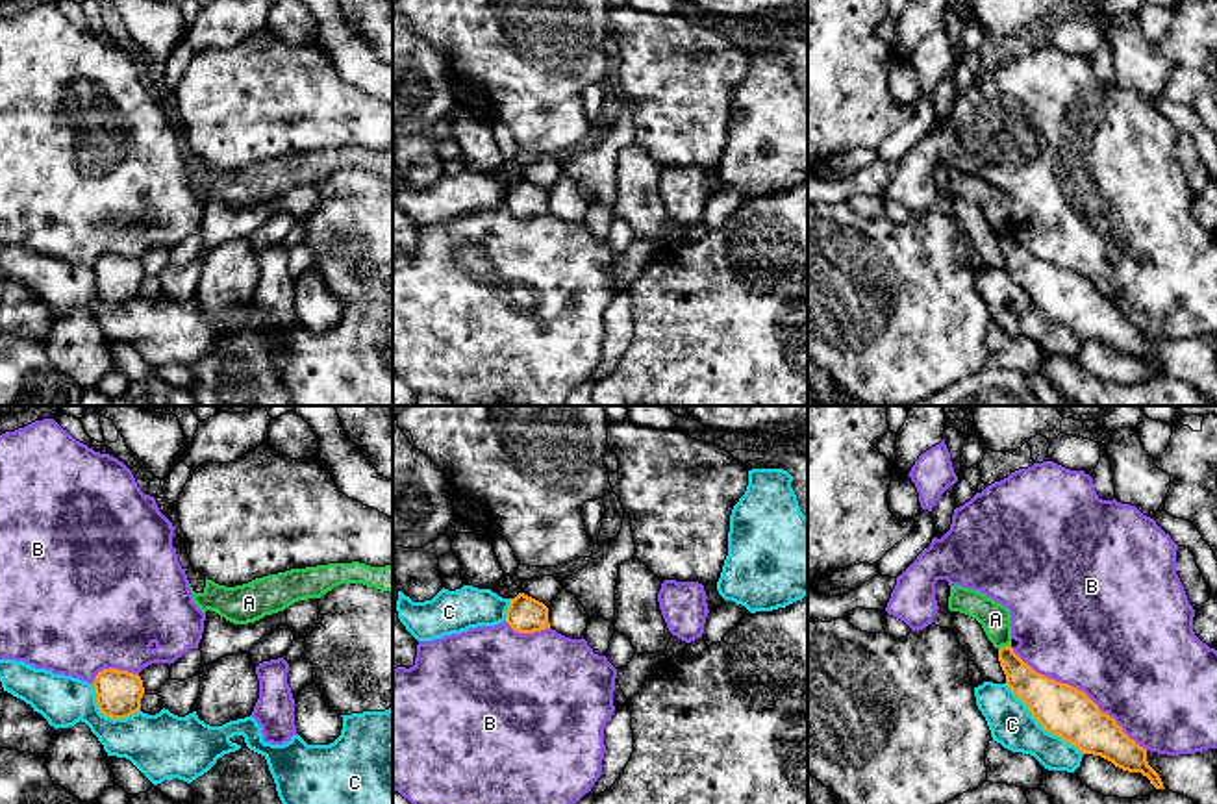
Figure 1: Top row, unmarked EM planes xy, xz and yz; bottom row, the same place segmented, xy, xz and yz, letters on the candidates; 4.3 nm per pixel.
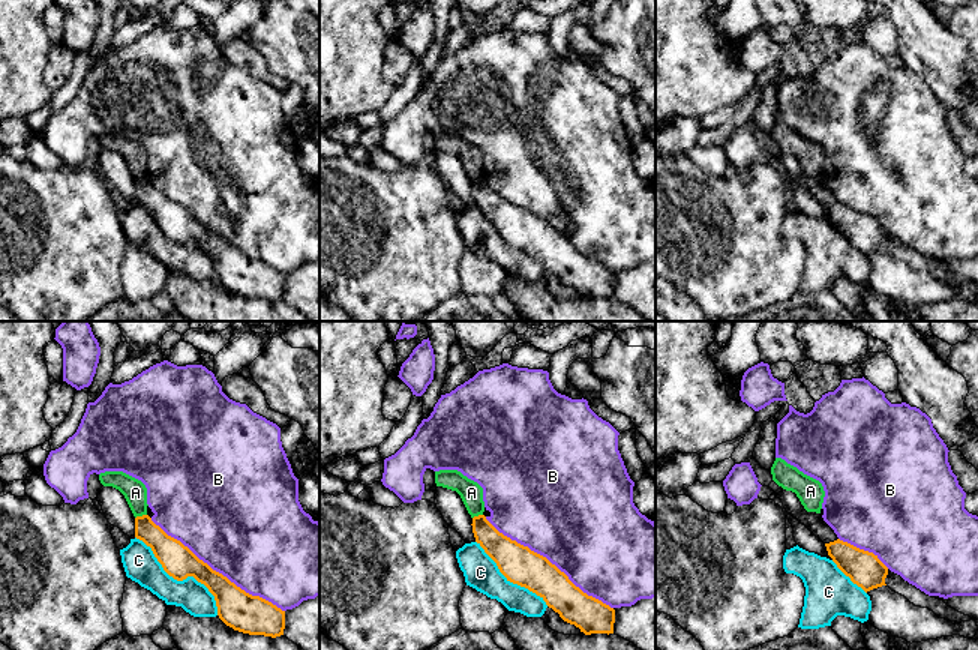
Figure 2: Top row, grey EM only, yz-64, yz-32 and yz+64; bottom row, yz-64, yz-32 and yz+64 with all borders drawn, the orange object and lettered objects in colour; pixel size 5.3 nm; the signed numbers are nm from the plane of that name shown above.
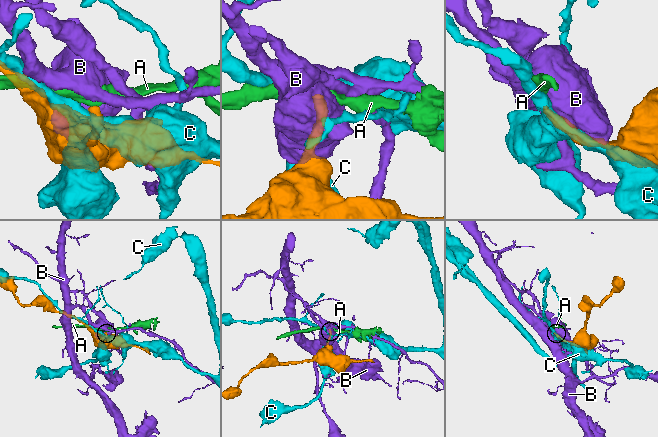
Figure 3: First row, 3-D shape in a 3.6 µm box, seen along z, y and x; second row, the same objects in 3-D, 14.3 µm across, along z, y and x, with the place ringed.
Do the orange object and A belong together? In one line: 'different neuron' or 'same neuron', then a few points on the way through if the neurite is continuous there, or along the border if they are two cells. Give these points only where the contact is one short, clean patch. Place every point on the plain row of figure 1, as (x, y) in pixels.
different neuron; border yz (1010, 228), (999, 234)

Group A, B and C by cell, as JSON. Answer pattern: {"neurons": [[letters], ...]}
{"neurons": [["A"], ["B"], ["C"]]}

